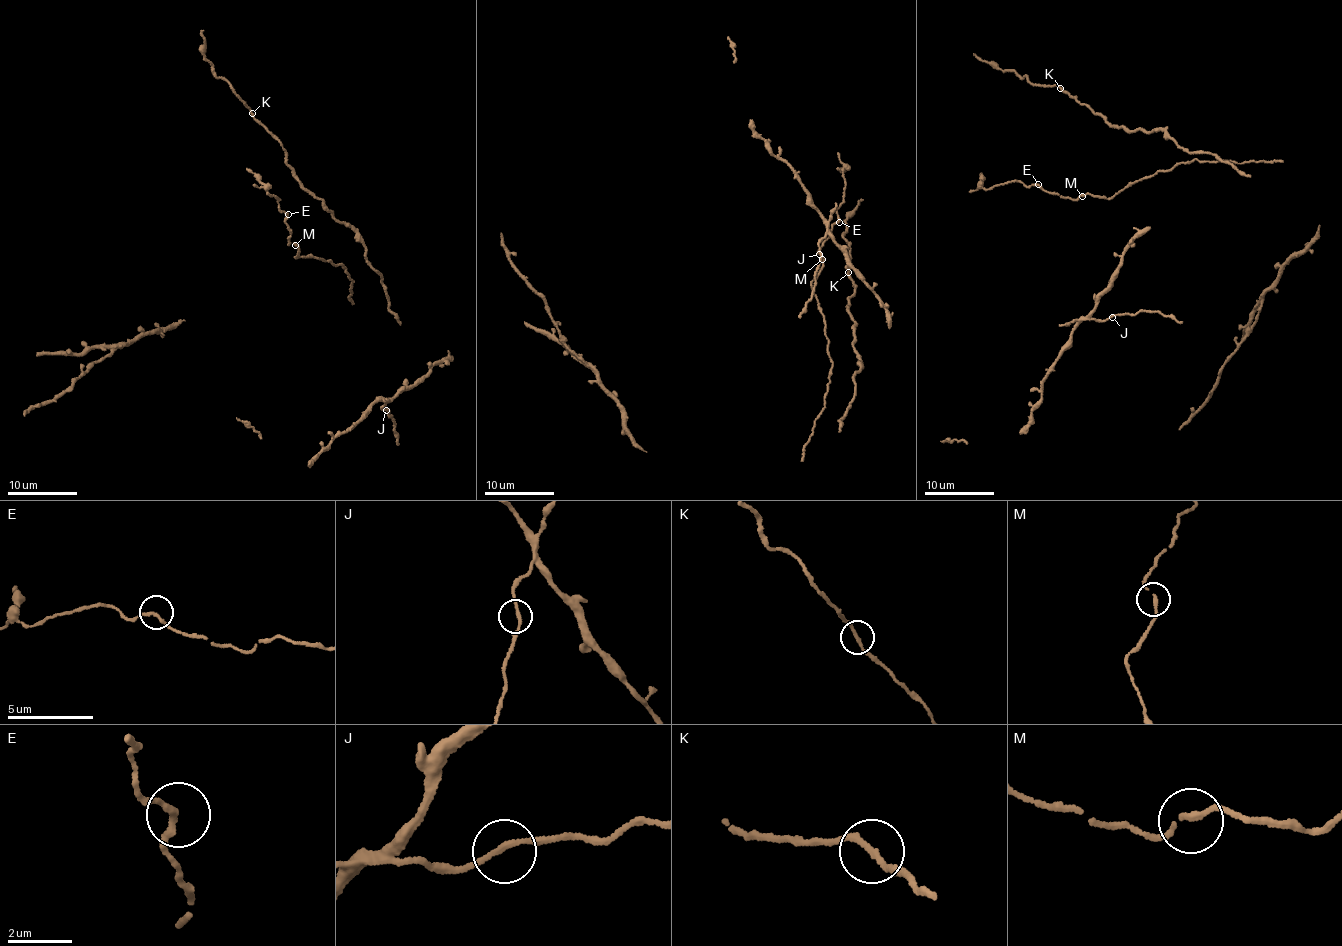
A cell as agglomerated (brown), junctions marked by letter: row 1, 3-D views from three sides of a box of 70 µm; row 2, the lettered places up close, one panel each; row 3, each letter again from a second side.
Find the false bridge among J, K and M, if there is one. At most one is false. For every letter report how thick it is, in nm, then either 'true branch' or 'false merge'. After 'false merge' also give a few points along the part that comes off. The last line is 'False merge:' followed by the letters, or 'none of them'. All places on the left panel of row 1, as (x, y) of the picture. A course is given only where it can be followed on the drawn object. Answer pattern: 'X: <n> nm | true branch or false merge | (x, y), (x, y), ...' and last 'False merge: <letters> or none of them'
J: 160 nm | true branch
K: 170 nm | true branch
M: 160 nm | true branch
False merge: none of them

